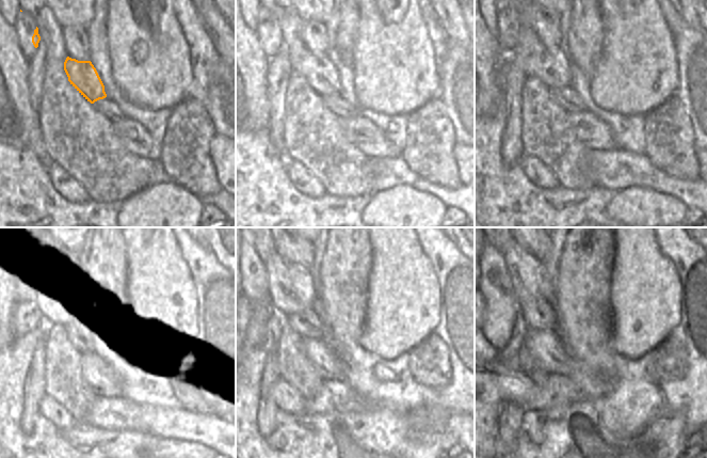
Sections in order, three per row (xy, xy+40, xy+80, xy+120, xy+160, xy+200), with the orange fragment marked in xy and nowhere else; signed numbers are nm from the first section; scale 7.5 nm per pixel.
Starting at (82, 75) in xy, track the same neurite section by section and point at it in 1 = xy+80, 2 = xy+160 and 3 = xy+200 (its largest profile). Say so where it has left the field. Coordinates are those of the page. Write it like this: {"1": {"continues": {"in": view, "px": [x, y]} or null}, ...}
{"1": {"continues": {"in": "xy+80", "px": [553, 68]}}, "2": {"continues": {"in": "xy+160", "px": [290, 288]}}, "3": {"continues": {"in": "xy+200", "px": [529, 278]}}}

